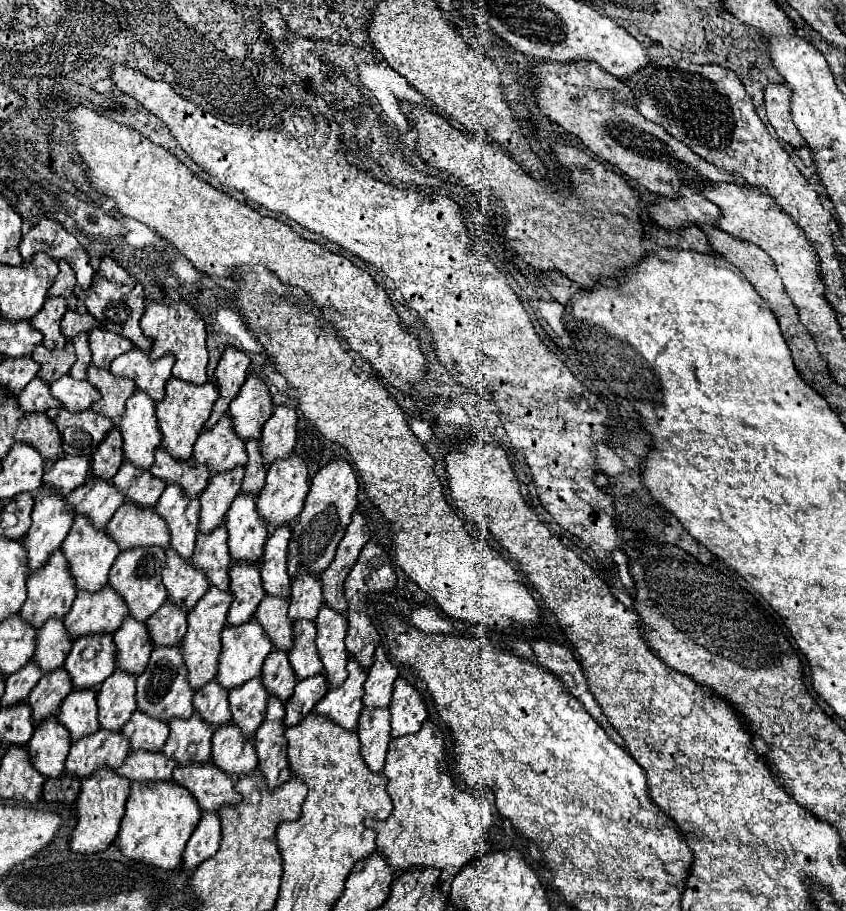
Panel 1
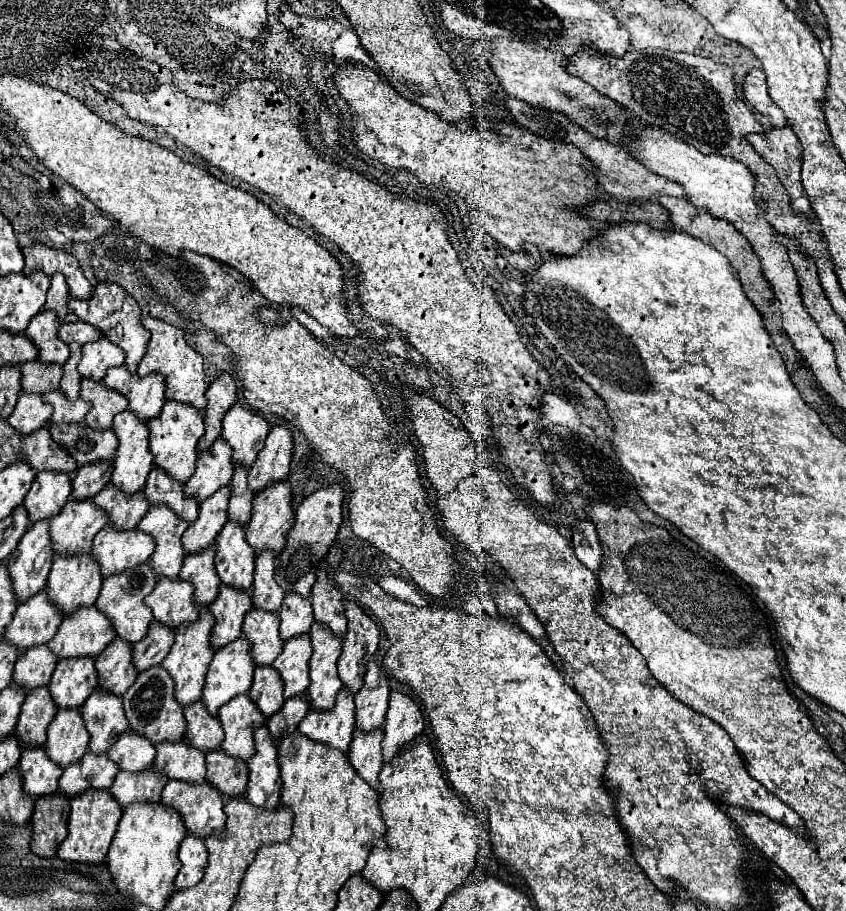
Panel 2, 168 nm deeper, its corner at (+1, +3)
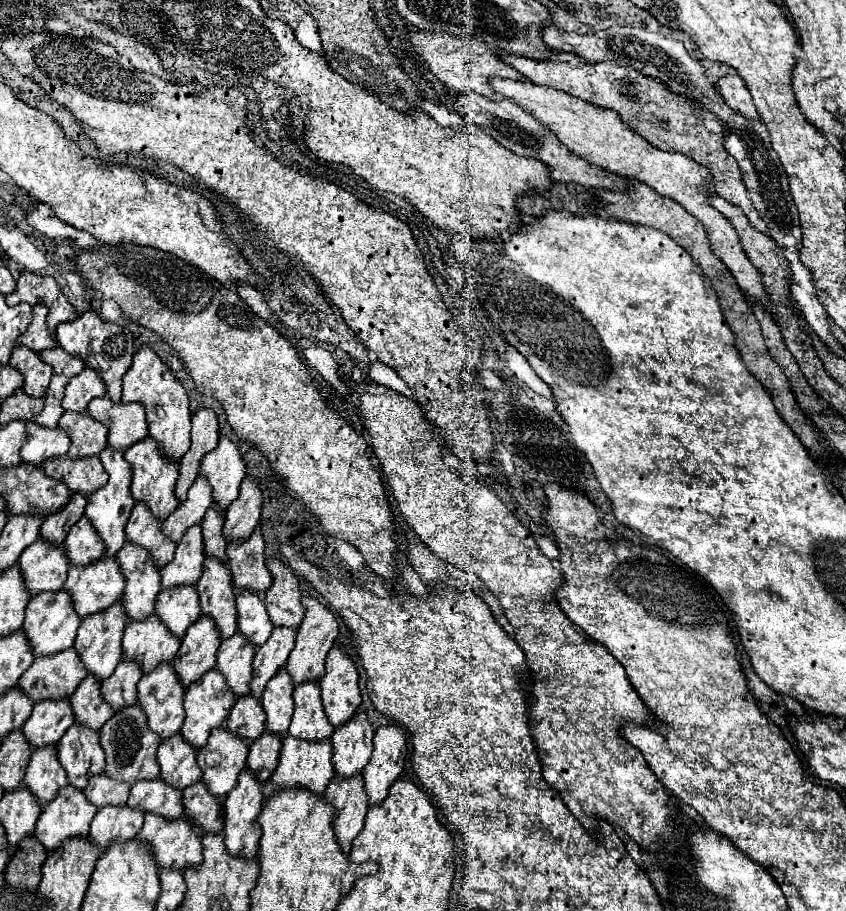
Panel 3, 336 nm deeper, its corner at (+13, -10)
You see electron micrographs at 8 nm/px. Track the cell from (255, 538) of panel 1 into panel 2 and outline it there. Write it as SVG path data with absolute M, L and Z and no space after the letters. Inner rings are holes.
M226 522L216 536L216 572L224 584L248 590L252 586L256 550L246 542L246 526Z

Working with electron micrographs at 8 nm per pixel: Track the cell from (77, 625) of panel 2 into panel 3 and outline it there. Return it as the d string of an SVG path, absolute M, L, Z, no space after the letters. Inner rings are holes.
M74 649L60 651L52 657L36 657L28 671L20 677L18 687L30 695L34 703L52 699L68 699L80 681L88 675L80 655Z

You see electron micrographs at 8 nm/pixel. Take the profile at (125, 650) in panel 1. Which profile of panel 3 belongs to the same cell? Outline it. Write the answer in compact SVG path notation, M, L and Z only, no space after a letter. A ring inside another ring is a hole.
M88 675L78 685L74 695L70 697L70 705L74 711L76 723L86 725L94 731L100 731L102 725L114 715L112 707L100 695L100 683L92 675Z

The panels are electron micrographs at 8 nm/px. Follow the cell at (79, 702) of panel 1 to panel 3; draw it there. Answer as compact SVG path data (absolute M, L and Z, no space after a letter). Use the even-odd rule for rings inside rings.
M42 747L32 753L24 775L24 785L28 785L28 789L36 795L40 807L50 803L50 799L56 799L60 787L68 785L56 757L56 747Z

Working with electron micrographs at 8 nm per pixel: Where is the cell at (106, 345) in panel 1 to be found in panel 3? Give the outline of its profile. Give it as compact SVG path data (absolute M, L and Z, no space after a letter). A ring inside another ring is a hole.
M88 367L72 377L66 385L66 395L62 399L62 409L64 411L74 411L74 413L84 413L88 403L96 397L104 397L104 383L98 377L96 371L90 371Z

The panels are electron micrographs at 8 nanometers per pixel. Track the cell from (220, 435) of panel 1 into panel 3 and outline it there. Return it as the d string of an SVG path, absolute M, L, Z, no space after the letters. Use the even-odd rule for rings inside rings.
M198 477L188 491L188 499L174 513L170 513L168 519L164 519L164 523L160 525L162 533L170 541L178 543L182 535L188 531L188 527L202 521L210 505L212 505L212 489L204 477Z

